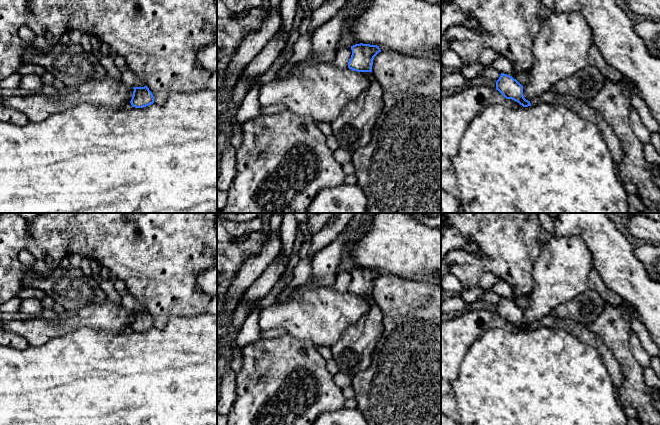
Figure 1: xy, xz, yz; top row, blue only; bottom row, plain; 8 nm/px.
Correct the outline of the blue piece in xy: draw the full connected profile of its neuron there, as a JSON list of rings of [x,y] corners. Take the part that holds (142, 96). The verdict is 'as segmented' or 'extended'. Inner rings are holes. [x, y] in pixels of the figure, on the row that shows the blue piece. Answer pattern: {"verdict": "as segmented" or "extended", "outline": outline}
{"verdict": "as segmented", "outline": [[[147,86],[133,87],[133,96],[130,101],[132,107],[143,108],[154,103],[154,96]]]}

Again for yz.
{"verdict": "extended", "outline": [[[501,73],[499,79],[496,81],[496,89],[506,99],[512,99],[523,107],[536,105],[542,102],[560,105],[575,112],[583,119],[593,122],[603,135],[615,164],[618,165],[622,162],[624,151],[621,141],[599,112],[590,107],[585,101],[570,95],[554,94],[551,91],[544,92],[540,96],[528,101],[523,96],[523,86],[512,76],[504,73]]]}

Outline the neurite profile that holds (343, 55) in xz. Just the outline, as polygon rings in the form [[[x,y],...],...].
[[[350,46],[340,48],[336,53],[334,64],[340,69],[348,68],[348,62],[351,58],[352,50]]]

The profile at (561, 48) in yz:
[[[554,13],[543,21],[533,42],[533,66],[528,73],[528,82],[523,86],[523,96],[531,101],[550,88],[574,75],[589,65],[589,49],[592,45],[592,32],[586,19],[576,13]]]

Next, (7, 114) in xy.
[[[0,103],[0,122],[8,122],[19,126],[25,126],[29,120],[27,116],[20,111],[6,107]]]

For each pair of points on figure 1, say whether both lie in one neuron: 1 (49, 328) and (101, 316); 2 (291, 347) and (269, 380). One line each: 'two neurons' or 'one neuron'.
1: one neuron
2: one neuron

